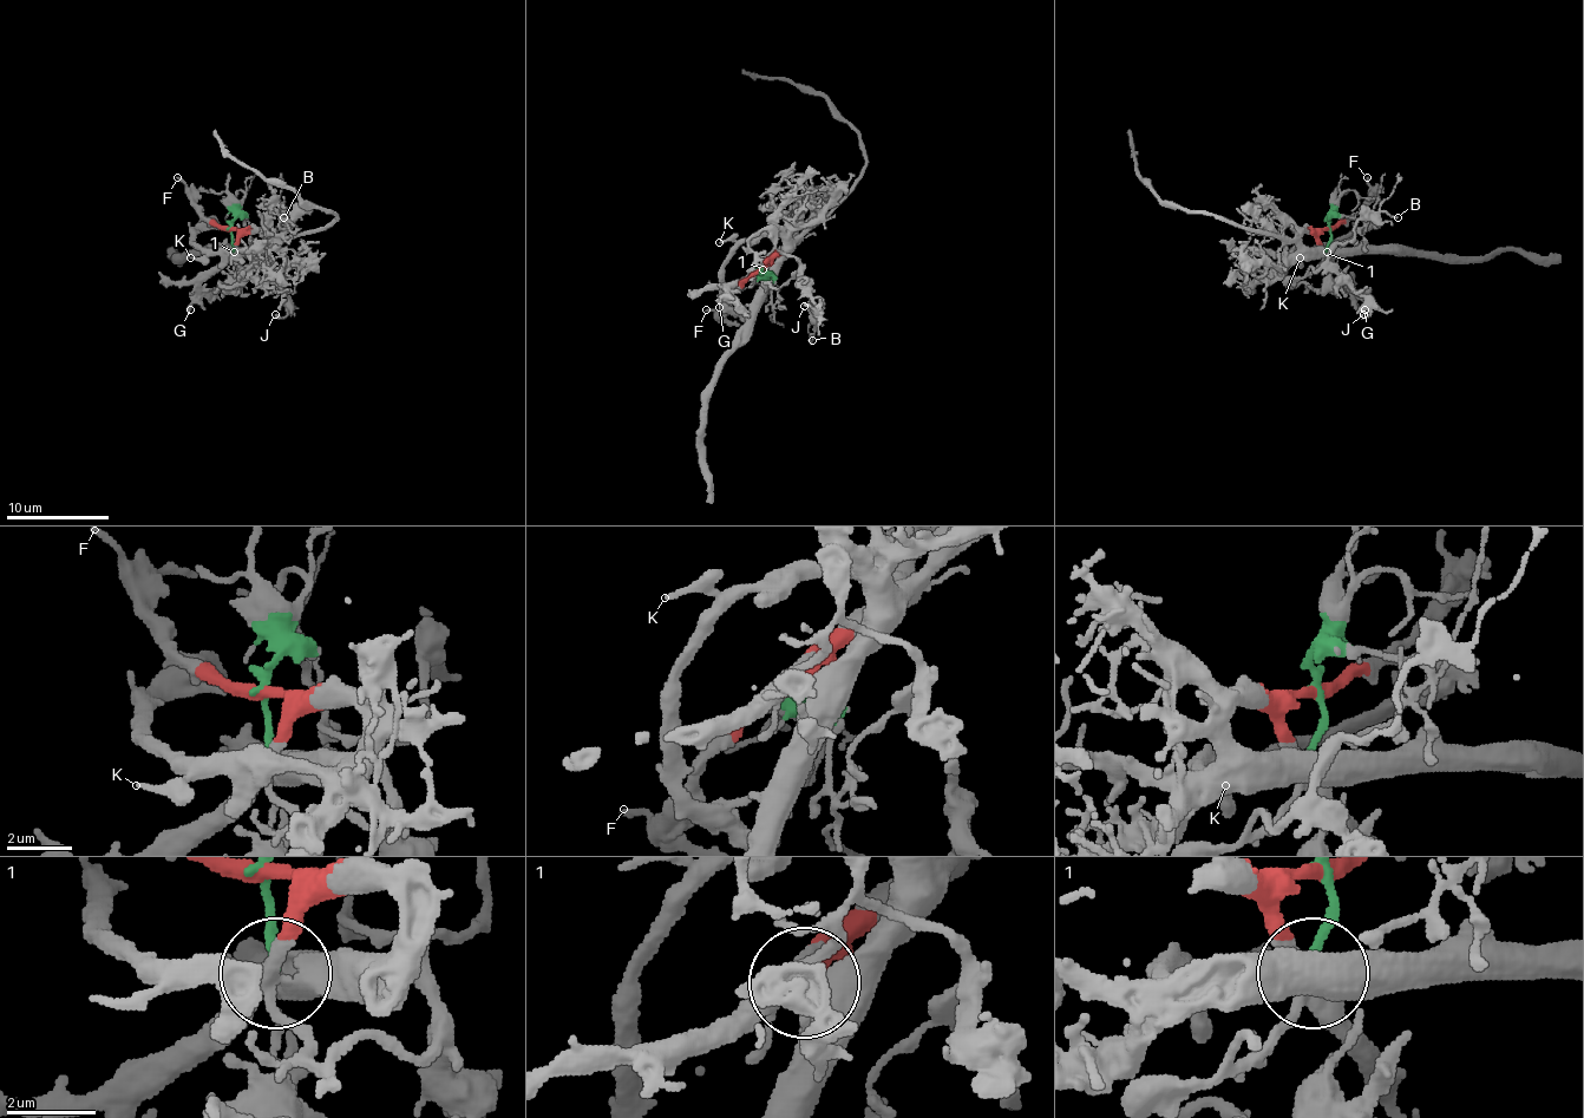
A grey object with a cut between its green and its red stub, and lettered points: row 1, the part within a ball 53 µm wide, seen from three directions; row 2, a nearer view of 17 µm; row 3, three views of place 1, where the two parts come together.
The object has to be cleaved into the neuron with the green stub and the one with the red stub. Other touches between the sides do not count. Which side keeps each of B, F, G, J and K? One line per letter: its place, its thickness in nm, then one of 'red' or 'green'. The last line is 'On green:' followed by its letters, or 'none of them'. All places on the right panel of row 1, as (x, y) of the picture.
B: at (1398, 217); 100 nm thick; green
F: at (1367, 177); 180 nm thick; red
G: at (1365, 309); 200 nm thick; red
J: at (1363, 314); 200 nm thick; green
K: at (1300, 257); 150 nm thick; red
On green: B, J

